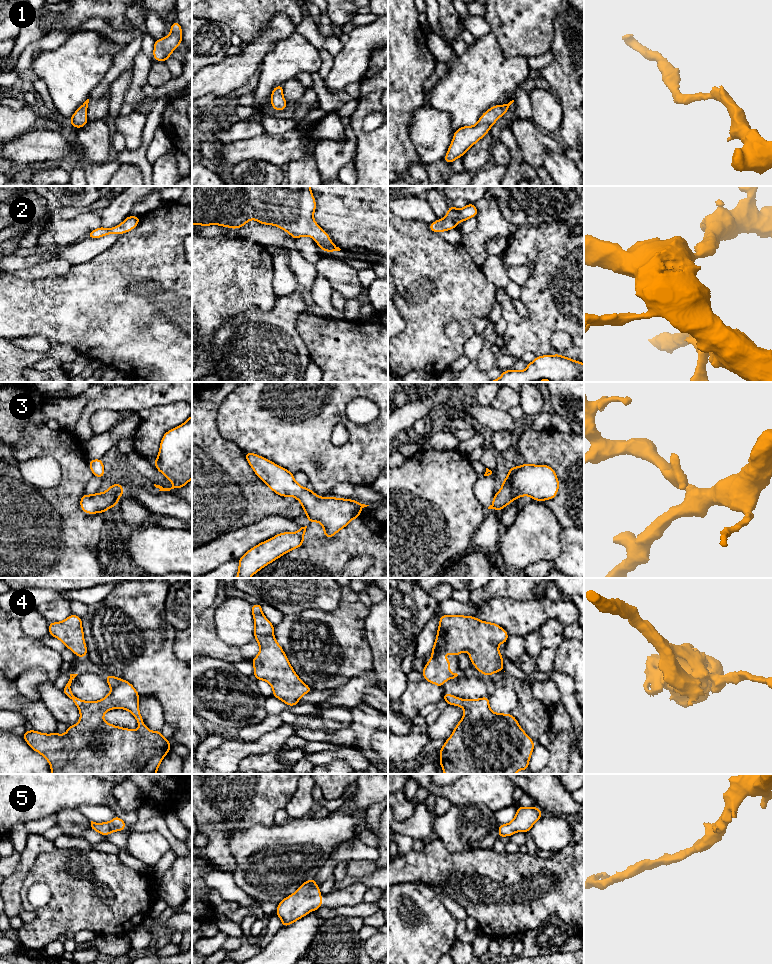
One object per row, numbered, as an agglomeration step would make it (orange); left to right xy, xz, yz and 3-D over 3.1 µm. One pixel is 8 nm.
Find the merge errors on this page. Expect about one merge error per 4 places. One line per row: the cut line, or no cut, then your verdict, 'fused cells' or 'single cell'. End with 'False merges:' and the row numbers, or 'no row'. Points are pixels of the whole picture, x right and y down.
1: no cut | single cell
2: no cut | single cell
3: no cut | single cell
4: no cut | single cell
5: no cut | single cell
False merges: no row

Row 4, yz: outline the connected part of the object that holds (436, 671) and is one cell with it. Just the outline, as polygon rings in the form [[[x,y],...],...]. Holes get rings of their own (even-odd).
[[[442,614],[432,656],[422,671],[423,678],[442,688],[445,681],[458,676],[449,672],[450,659],[444,659],[442,655],[459,656],[463,651],[469,652],[470,661],[483,675],[490,677],[504,671],[502,659],[505,656],[499,653],[498,645],[506,644],[508,637],[509,634],[495,623],[474,616]]]

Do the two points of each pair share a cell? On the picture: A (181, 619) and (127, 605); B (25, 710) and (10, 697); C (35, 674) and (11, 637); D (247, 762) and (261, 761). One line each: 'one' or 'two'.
A: two
B: one
C: two
D: one

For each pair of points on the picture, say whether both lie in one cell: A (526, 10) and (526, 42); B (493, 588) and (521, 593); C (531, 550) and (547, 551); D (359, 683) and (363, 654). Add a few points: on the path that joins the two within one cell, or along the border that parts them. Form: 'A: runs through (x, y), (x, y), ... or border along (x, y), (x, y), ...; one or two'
A: runs through (526, 18), (526, 34); one
B: runs through (500, 588), (506, 591), (514, 591); one
C: runs through (535, 550), (543, 550); one
D: border along (373, 667), (363, 674), (352, 677), (339, 687); two

